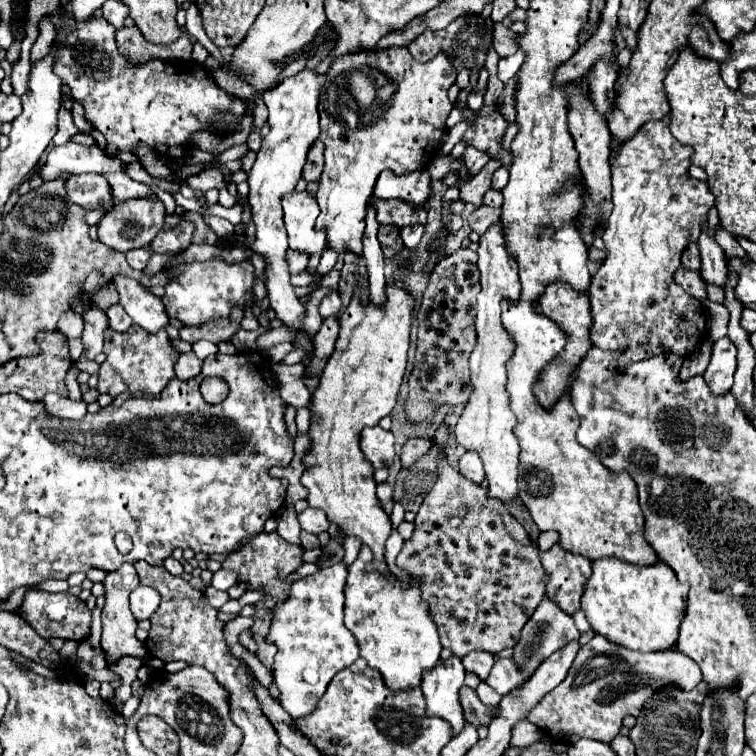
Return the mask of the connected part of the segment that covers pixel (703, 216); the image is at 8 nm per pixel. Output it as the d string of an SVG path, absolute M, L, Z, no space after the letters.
M670 118L646 122L630 140L618 142L612 136L612 202L614 210L608 218L608 226L602 232L606 244L606 260L592 276L588 290L592 306L592 326L590 340L592 346L618 354L612 362L612 370L624 368L632 362L646 360L658 354L678 354L688 356L700 346L708 334L708 316L702 304L688 296L674 280L674 272L682 266L682 252L690 242L698 242L702 226L708 222L710 208L716 206L716 198L708 190L706 182L692 180L688 176L690 150L682 146L669 130Z

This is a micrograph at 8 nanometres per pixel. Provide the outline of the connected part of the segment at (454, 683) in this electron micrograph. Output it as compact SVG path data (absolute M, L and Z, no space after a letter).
M458 656L440 660L438 666L424 674L422 692L426 698L428 716L440 716L452 726L452 734L458 736L466 726L462 706L458 698L460 686L464 686L464 666Z

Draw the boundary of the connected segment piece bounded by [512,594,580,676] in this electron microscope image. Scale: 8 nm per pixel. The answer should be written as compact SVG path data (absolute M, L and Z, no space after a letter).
M546 594L544 600L538 604L538 608L534 610L534 614L530 616L530 620L526 622L526 626L522 628L522 638L518 640L518 644L514 646L514 654L512 660L516 660L516 664L520 664L520 668L524 668L524 672L528 672L528 676L532 676L532 672L556 650L560 650L562 646L566 646L568 642L576 640L580 636L580 632L574 626L574 620L570 614L566 614L558 604L552 604L550 596Z

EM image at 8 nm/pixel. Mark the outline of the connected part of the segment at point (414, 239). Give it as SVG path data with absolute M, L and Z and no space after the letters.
M412 224L412 226L406 226L406 228L400 228L400 236L404 240L404 246L408 250L416 250L424 232L426 232L426 224Z

